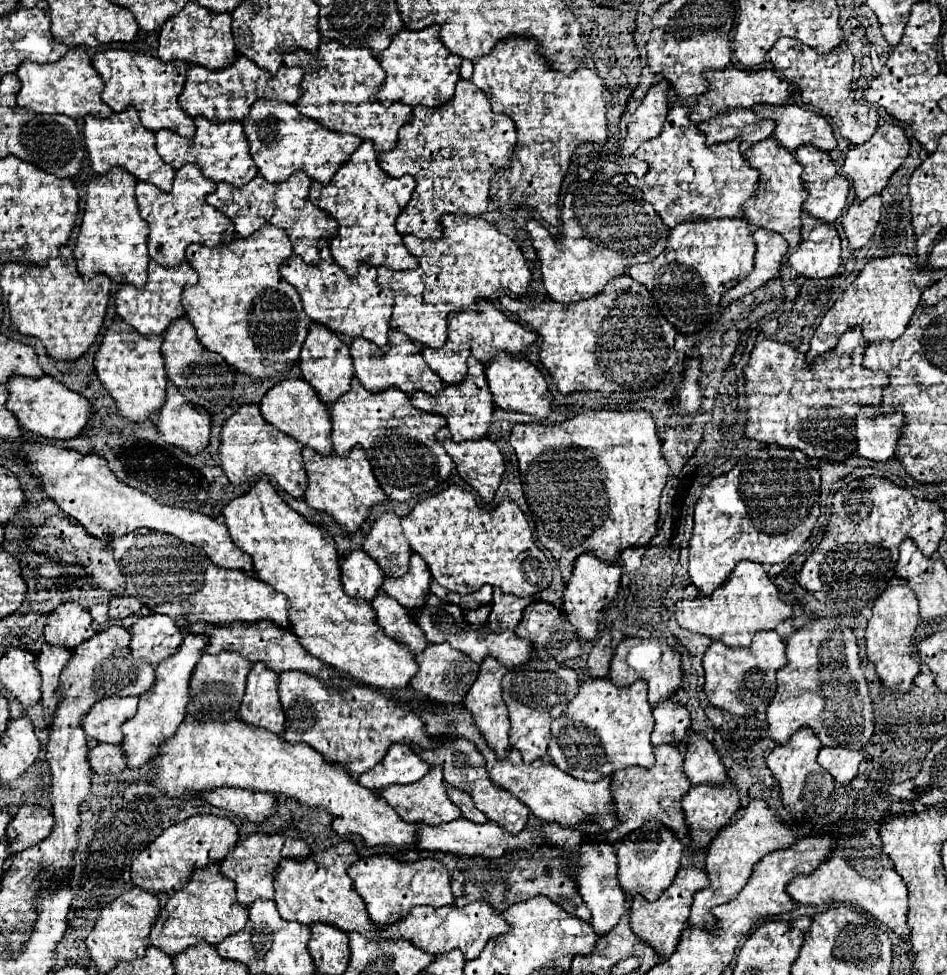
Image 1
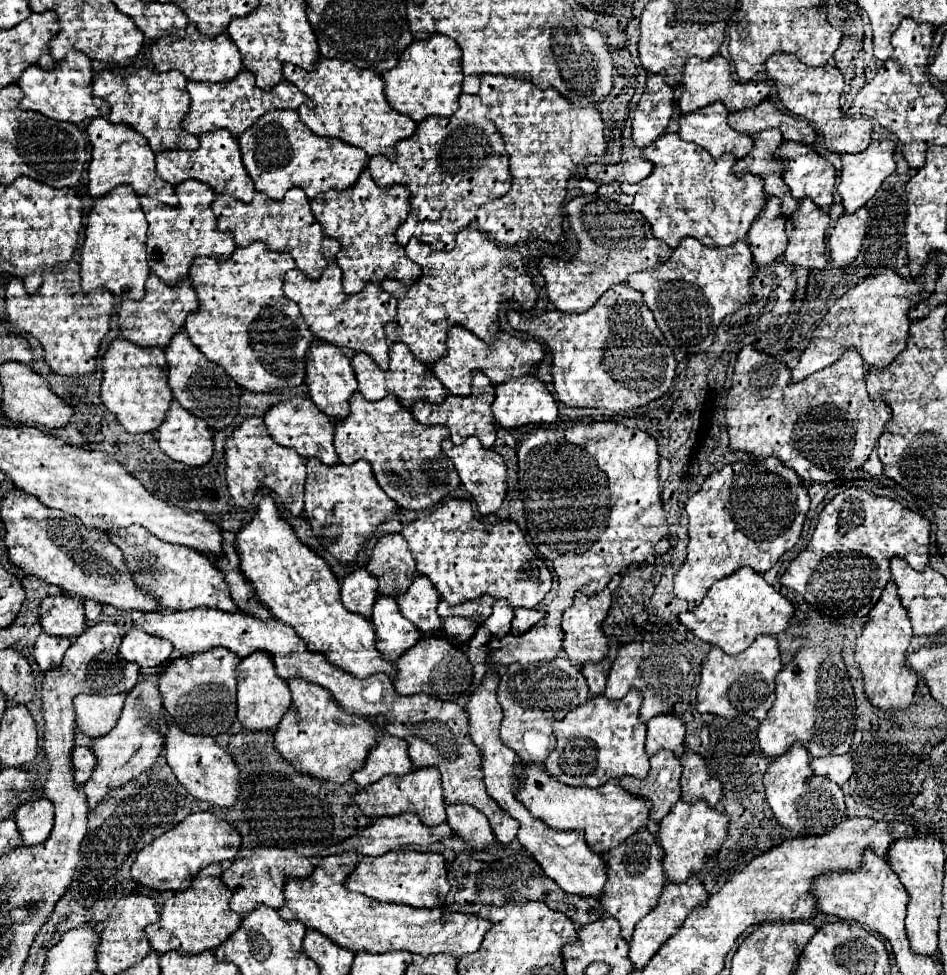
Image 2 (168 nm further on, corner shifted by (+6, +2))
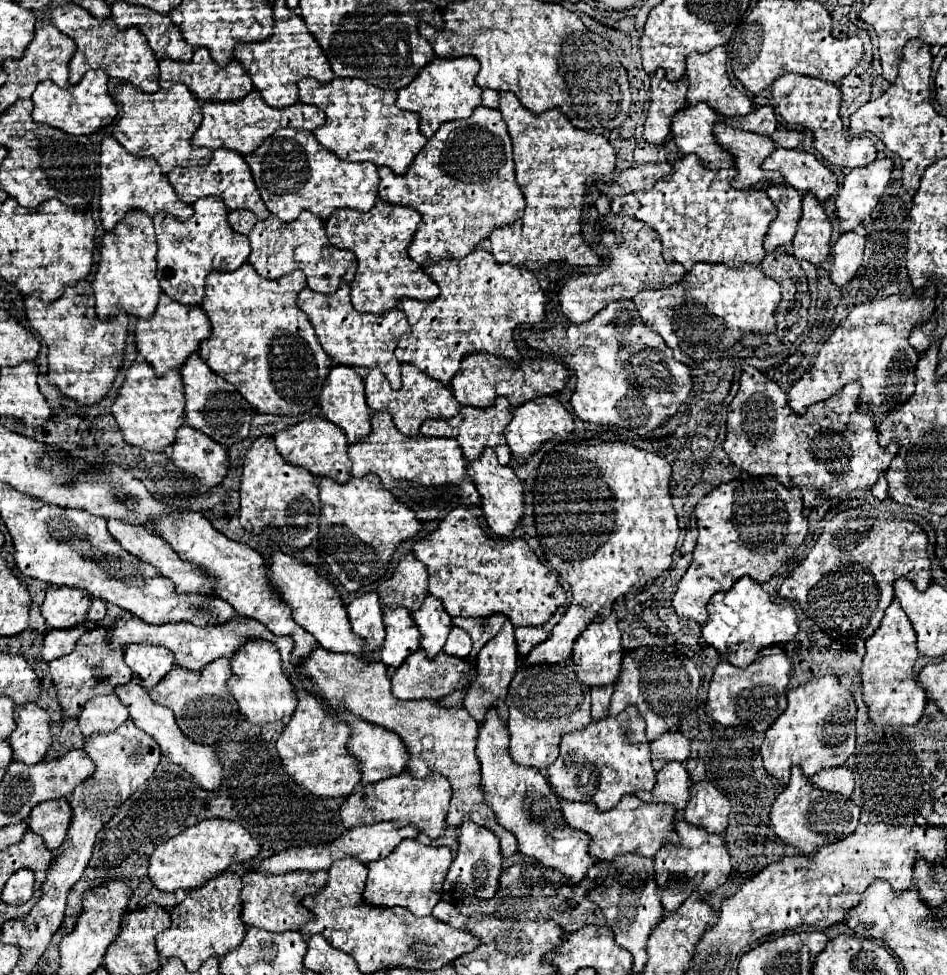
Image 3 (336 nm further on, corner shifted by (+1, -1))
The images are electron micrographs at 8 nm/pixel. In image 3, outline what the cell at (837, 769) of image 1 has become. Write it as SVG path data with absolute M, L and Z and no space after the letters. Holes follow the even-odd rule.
M837 766L837 768L829 768L829 770L823 770L823 772L817 772L811 778L811 782L817 788L831 790L831 792L839 792L843 796L851 796L853 794L853 788L855 788L853 774L845 766Z

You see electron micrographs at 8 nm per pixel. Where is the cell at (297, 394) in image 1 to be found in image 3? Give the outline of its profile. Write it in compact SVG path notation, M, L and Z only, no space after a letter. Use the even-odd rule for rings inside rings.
M313 418L313 420L305 420L299 424L289 426L283 432L277 432L273 436L279 454L297 466L307 468L309 472L313 472L315 476L331 476L337 482L347 482L351 478L351 460L347 456L347 438L345 432L341 428L337 428L333 422L325 420L325 418Z

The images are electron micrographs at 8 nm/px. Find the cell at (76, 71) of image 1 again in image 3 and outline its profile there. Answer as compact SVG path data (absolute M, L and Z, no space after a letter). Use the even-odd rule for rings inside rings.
M89 70L77 84L71 84L69 88L59 88L49 80L39 82L31 96L33 100L31 118L35 122L49 124L69 134L93 134L95 130L111 124L113 118L117 116L117 106L107 90L107 80L109 76L103 70Z

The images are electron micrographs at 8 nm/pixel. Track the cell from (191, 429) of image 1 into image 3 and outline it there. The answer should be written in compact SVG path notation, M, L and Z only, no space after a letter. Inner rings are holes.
M187 424L177 430L171 452L175 466L187 474L195 474L205 486L221 484L227 474L227 450Z

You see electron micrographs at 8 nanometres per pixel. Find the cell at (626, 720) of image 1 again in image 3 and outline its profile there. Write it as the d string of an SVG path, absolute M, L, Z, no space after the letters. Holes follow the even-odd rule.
M627 706L617 716L607 716L605 720L593 720L585 730L575 730L573 734L565 734L561 738L559 758L547 768L549 784L557 792L559 798L575 800L575 802L595 802L599 810L613 808L621 796L633 794L635 790L653 790L655 786L655 770L651 768L649 758L649 740L645 738L645 720L639 716L637 706Z

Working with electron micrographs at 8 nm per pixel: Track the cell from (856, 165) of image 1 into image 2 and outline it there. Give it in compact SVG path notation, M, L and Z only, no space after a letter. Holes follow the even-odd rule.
M882 139L882 141L872 141L870 147L862 153L856 155L842 155L842 171L840 171L840 185L838 191L842 195L842 205L844 205L844 213L854 213L856 209L864 207L868 203L868 199L874 197L874 193L878 191L878 187L882 185L882 181L894 173L896 163L894 163L894 141Z

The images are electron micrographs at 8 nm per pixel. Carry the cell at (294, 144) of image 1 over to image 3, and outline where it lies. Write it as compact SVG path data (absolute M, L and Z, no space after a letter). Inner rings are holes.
M277 130L277 134L265 138L257 150L247 154L245 162L253 172L263 202L281 222L295 220L301 210L311 210L323 220L337 208L367 212L377 202L377 166L369 162L341 162L341 158L329 154L307 130Z

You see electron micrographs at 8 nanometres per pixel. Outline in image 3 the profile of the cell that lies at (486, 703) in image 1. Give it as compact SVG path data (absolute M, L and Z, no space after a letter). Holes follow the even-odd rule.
M491 708L479 726L477 758L483 772L485 802L495 812L497 822L517 836L519 850L525 856L535 858L547 868L559 870L569 882L581 882L587 870L595 864L589 854L589 834L571 828L561 816L557 794L551 794L549 782L537 768L521 766L509 756L509 732L497 710Z

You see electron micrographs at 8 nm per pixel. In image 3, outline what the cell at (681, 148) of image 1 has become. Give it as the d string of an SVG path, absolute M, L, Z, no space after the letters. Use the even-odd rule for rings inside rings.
M685 154L683 158L673 160L673 174L655 184L649 192L637 192L637 200L641 208L637 212L637 220L651 226L663 244L663 258L667 262L681 262L685 270L691 270L695 262L725 262L729 266L739 266L743 262L759 264L765 256L763 238L767 234L769 224L775 220L777 210L769 200L765 190L737 190L731 186L731 180L737 176L735 168L727 170L707 170L701 166L695 154Z

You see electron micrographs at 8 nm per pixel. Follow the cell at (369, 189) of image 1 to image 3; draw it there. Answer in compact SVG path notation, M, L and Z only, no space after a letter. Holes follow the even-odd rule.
M379 200L369 212L357 212L341 208L325 220L329 244L351 250L357 258L357 274L351 282L351 304L359 312L387 312L399 304L401 298L433 300L439 294L439 286L423 268L407 254L407 246L421 222L421 214L409 206L389 204Z

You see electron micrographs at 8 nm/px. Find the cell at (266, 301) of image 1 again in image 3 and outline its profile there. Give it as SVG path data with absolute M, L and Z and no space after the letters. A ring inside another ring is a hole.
M243 264L235 272L209 272L205 282L205 296L201 308L207 312L211 322L211 336L201 342L199 356L205 358L209 368L235 384L241 396L257 410L265 414L299 414L311 410L319 402L321 386L333 366L333 360L321 348L309 318L295 304L297 294L307 286L305 274L295 270L285 278L267 280L259 278L251 264Z

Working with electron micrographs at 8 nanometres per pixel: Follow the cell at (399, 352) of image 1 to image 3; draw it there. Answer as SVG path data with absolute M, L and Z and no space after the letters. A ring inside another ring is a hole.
M413 364L401 366L401 378L403 378L401 390L393 390L389 386L389 380L385 378L385 374L381 374L381 370L377 370L377 368L373 368L373 370L369 370L369 374L365 378L365 396L367 396L367 404L371 410L391 412L397 428L405 436L419 434L419 426L427 418L451 418L459 412L459 402L453 398L451 388L443 382L437 382L437 380L421 374Z

